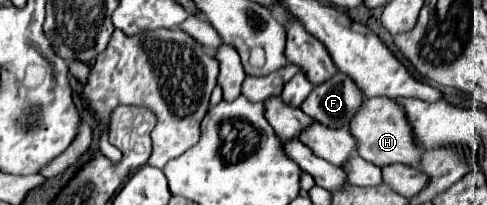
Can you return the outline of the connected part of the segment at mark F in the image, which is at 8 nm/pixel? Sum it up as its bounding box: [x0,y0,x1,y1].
[301,72,363,128]

